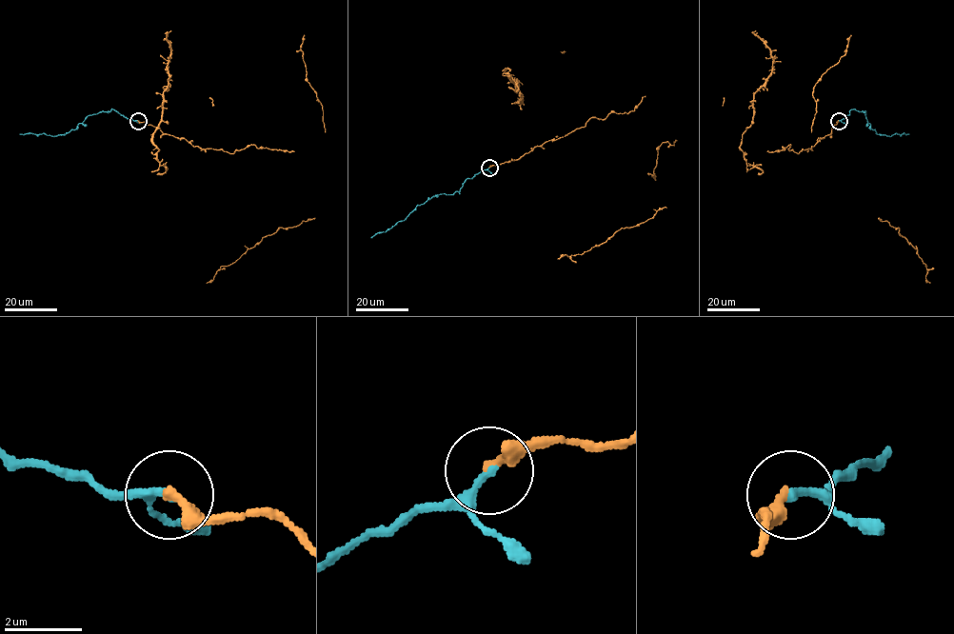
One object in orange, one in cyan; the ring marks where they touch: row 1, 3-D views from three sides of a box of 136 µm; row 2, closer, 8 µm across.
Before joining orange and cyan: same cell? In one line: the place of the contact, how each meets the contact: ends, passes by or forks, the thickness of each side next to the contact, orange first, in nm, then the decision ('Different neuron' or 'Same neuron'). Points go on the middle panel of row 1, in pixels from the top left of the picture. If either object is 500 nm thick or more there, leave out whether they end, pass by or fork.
Place: (489, 168). At the ring orange ends. At the ring cyan passes by. Thickness 320 nm (orange) against 170 nm. Same neuron

